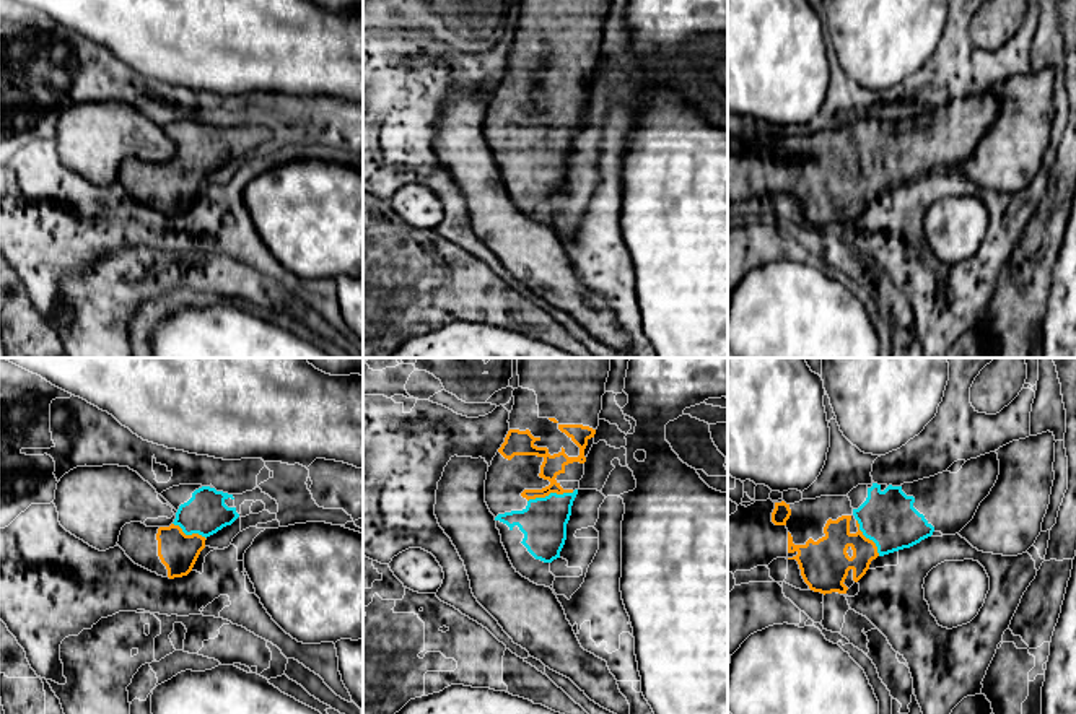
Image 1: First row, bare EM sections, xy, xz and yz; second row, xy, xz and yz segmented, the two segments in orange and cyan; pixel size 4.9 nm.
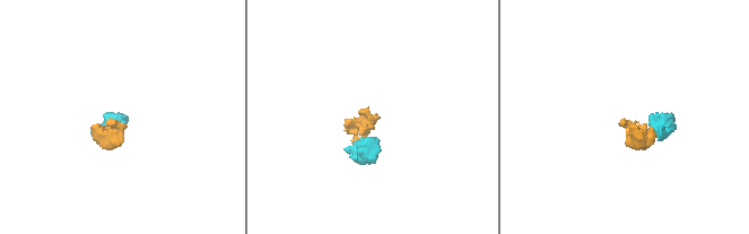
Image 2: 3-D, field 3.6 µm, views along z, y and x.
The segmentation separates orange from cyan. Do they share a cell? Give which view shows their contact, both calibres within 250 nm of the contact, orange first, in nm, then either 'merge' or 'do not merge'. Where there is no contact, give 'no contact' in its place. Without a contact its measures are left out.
contact in xz; calibres 110 and 220 nm; merge

